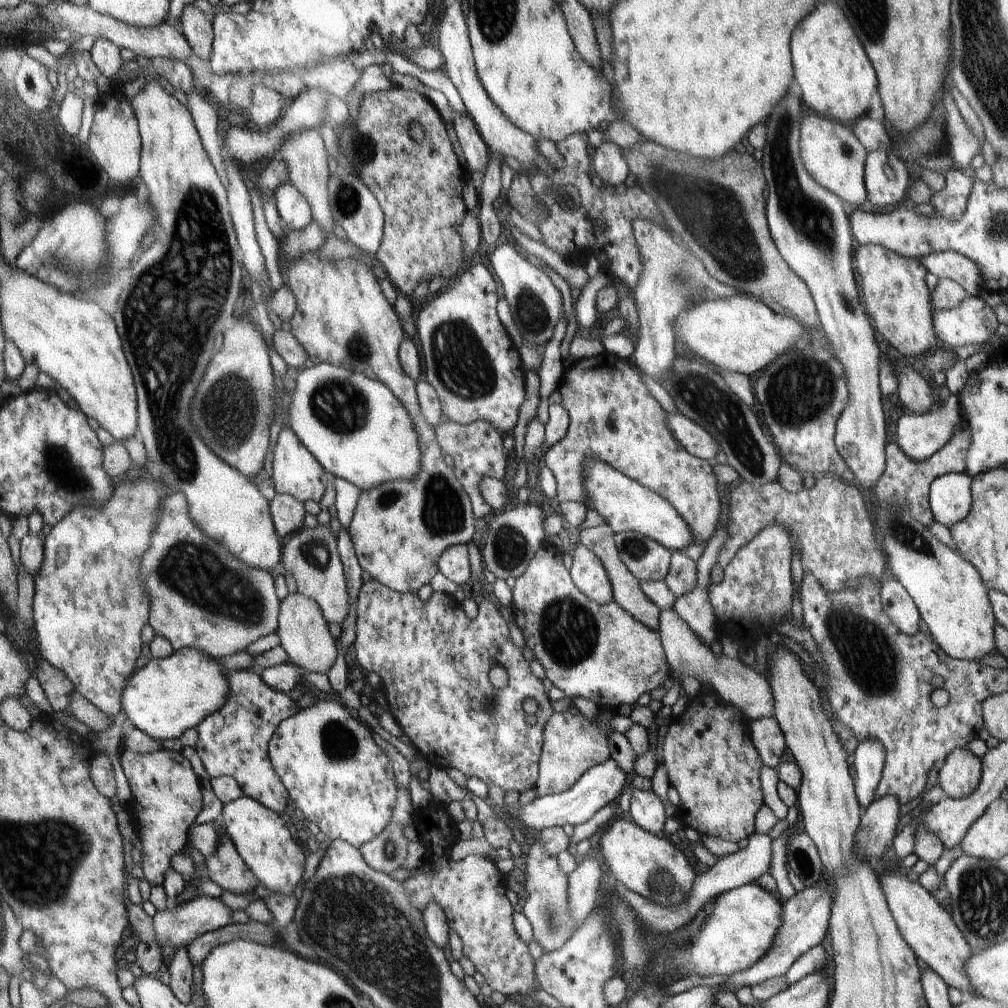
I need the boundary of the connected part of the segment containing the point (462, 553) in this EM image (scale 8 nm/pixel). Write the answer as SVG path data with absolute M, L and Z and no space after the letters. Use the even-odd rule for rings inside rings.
M452 545L440 555L439 572L448 580L460 585L466 585L470 580L470 558L467 545Z

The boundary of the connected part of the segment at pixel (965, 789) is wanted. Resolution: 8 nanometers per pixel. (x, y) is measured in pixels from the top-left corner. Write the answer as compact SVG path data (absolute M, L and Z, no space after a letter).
M967 747L956 748L938 770L938 784L948 799L968 798L981 781L982 759Z

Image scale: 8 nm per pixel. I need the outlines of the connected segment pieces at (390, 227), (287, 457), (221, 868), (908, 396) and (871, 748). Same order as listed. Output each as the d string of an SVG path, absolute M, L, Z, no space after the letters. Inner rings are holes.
M392 85L390 90L376 91L362 98L357 123L350 122L342 126L336 124L338 148L344 158L356 168L357 177L365 183L366 188L377 198L384 215L383 237L375 257L383 264L388 279L396 290L411 298L418 282L441 278L445 283L456 277L468 266L462 256L462 238L458 226L466 216L467 208L462 190L469 181L467 169L463 168L454 153L454 147L446 132L444 120L434 104L418 94L418 90L408 90L402 86ZM410 124L418 124L424 132L424 140L412 140L408 134Z
M283 428L274 448L272 480L276 493L290 494L292 498L296 498L302 504L308 500L319 503L326 490L328 473L320 466L312 453L298 440L293 430Z
M220 821L216 822L216 830L220 834L216 852L206 856L204 864L209 879L220 885L224 891L234 894L252 892L260 886L260 882L254 878L254 874L238 854Z
M902 365L896 367L898 378L898 396L902 404L916 414L924 414L936 405L935 388L912 366Z
M868 738L859 742L853 753L853 765L856 769L855 793L863 810L874 801L874 794L886 764L886 748L878 740Z

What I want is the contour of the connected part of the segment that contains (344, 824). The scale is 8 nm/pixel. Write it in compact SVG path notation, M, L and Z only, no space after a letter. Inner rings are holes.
M331 698L329 700L315 699L310 707L300 709L300 712L298 712L296 716L291 716L290 718L283 720L278 725L278 728L276 728L276 732L272 734L267 749L275 773L278 774L282 784L286 787L289 798L291 798L297 808L304 813L305 818L308 818L310 822L314 822L314 824L324 832L327 838L330 838L331 840L343 840L344 842L348 842L350 846L359 849L362 844L374 840L374 838L376 838L376 836L378 836L378 834L380 834L380 832L382 832L392 820L398 792L398 785L394 780L392 764L382 749L380 749L380 747L376 745L376 742L374 742L370 727L362 720L354 719L348 712L346 712L346 707L343 706L340 701L336 702Z

